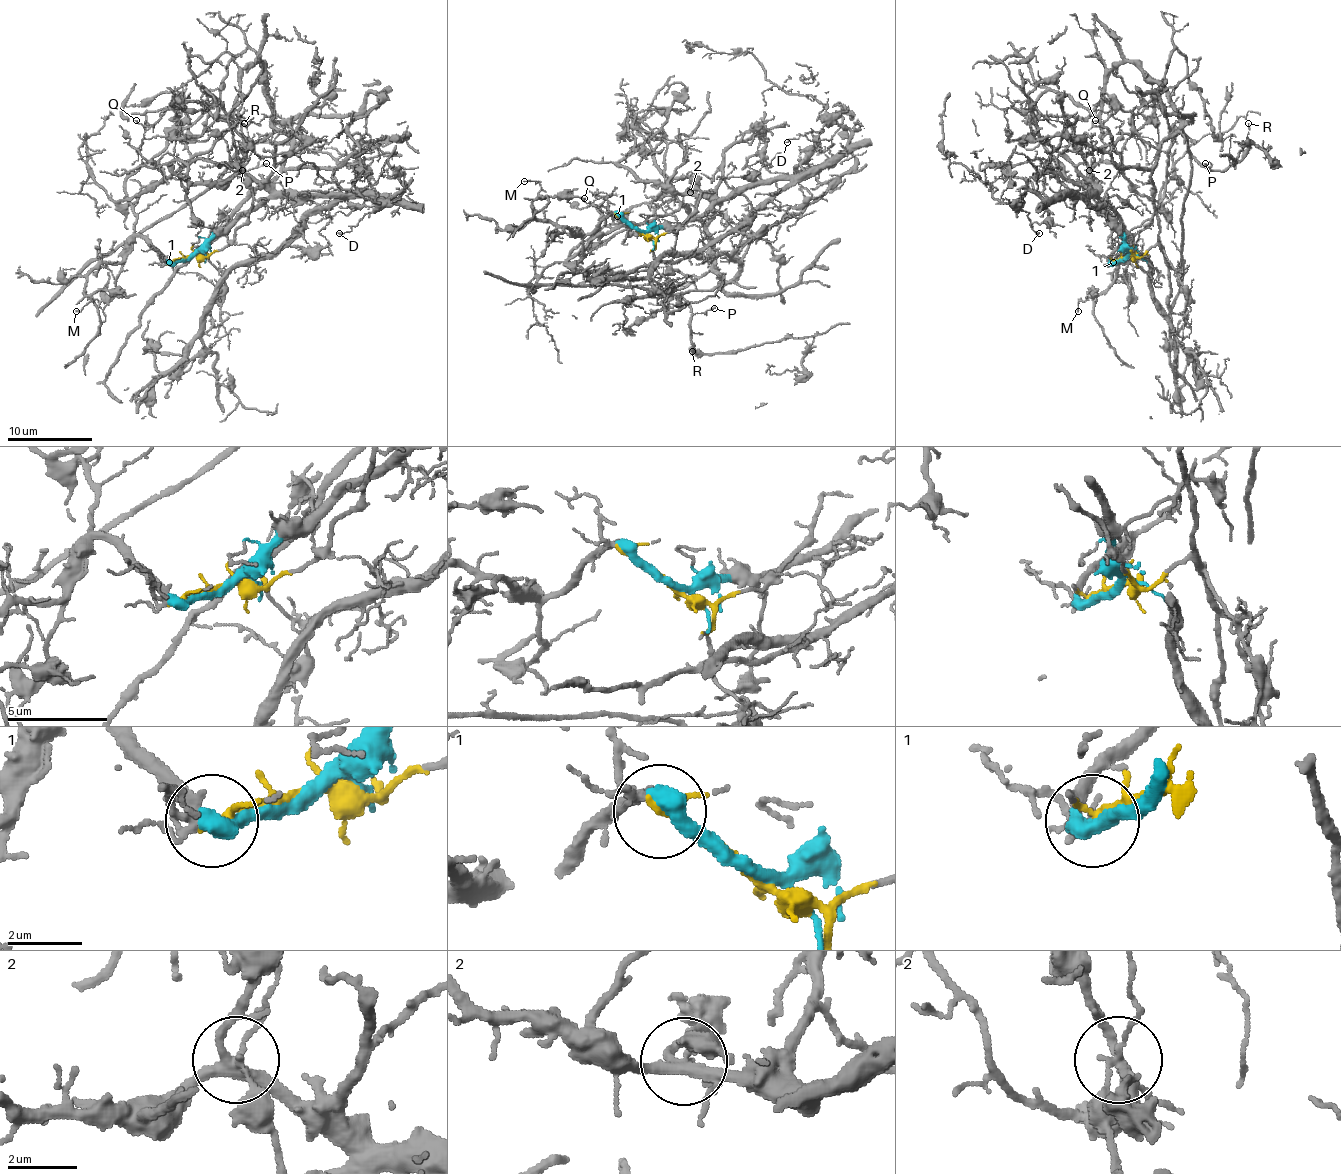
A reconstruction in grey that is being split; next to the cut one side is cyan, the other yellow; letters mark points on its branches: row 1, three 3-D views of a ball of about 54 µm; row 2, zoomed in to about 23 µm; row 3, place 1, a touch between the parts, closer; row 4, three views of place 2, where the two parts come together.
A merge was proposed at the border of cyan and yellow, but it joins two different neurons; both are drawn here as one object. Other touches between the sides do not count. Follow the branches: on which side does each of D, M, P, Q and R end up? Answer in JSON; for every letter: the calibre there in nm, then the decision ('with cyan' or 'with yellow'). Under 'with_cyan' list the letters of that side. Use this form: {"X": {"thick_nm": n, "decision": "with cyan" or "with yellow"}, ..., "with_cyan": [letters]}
{"D": {"thick_nm": 130, "decision": "with cyan"}, "M": {"thick_nm": 100, "decision": "with cyan"}, "P": {"thick_nm": 110, "decision": "with yellow"}, "Q": {"thick_nm": 110, "decision": "with cyan"}, "R": {"thick_nm": 110, "decision": "with yellow"}, "with_cyan": ["D", "M", "Q"]}

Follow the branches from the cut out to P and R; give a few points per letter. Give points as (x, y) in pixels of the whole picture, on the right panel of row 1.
P: (1128, 256), (1143, 256), (1158, 241), (1151, 173), (1160, 146), (1179, 131), (1211, 169), (1204, 163)
R: (1128, 256), (1158, 241), (1151, 173), (1160, 146), (1179, 131), (1192, 154), (1225, 171), (1246, 148), (1249, 123)

